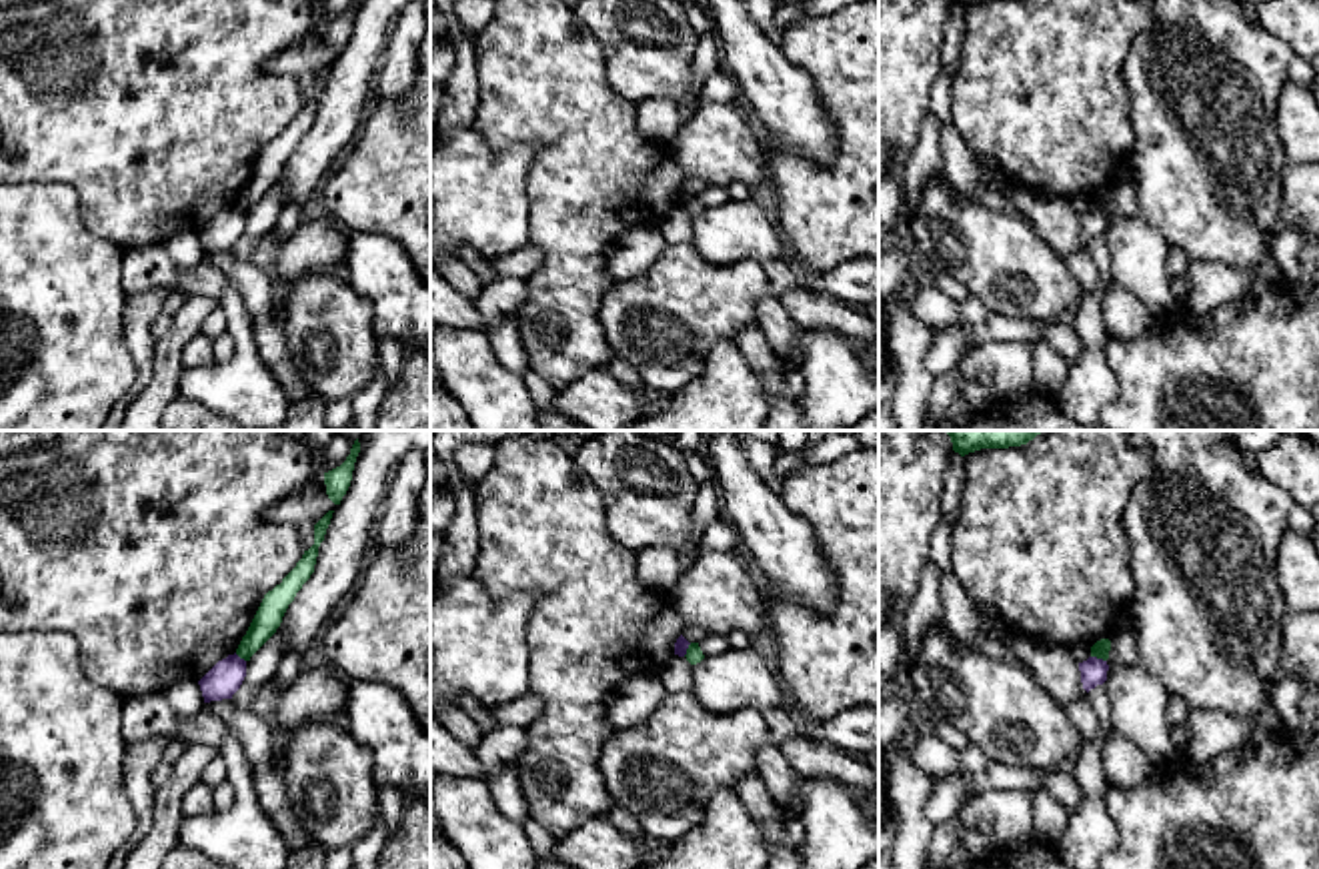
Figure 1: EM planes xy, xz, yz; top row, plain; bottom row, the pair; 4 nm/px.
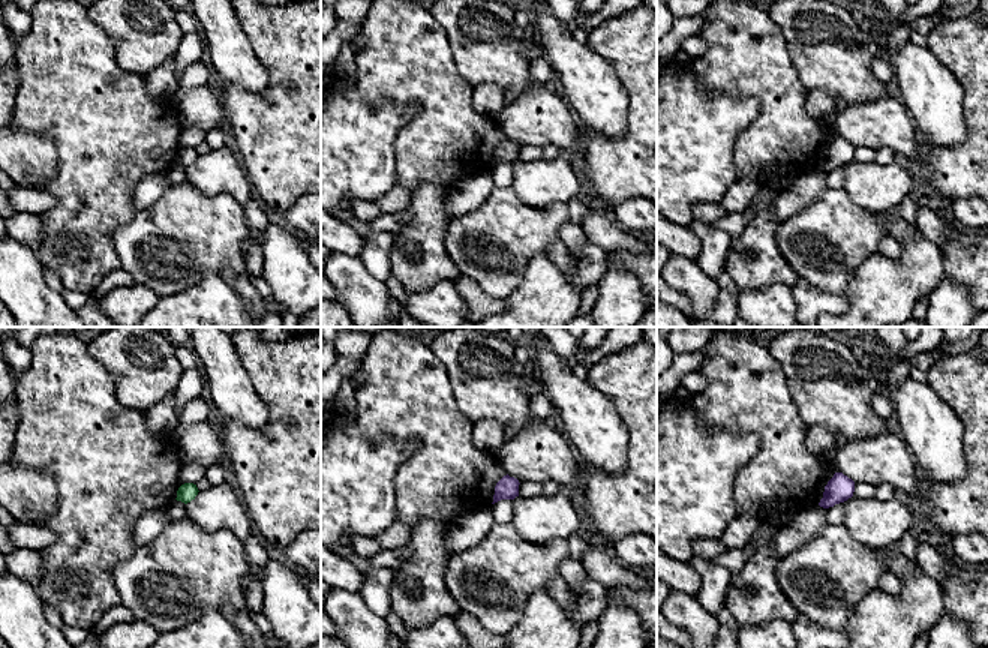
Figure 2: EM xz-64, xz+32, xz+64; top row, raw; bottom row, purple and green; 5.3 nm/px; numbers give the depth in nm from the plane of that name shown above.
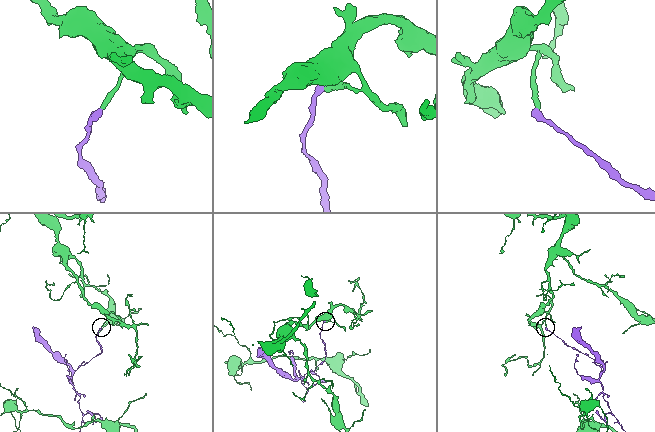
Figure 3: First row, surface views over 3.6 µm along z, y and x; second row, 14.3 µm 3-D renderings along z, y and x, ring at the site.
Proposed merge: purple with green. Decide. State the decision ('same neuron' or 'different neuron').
different neuron

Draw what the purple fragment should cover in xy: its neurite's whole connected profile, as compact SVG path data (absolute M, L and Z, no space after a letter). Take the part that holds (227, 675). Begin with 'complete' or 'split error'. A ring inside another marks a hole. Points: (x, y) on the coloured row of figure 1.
complete | M236 653L218 661L200 681L204 703L232 699L246 677L246 661Z

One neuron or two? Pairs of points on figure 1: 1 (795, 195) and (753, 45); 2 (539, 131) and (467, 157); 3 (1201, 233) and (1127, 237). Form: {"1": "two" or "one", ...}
{"1": "two", "2": "two", "3": "two"}

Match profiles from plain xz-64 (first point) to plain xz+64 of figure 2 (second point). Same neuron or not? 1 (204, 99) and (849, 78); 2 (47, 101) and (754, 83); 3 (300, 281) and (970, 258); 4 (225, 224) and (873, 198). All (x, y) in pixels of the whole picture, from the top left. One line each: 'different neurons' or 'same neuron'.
1: different neurons
2: same neuron
3: different neurons
4: different neurons

